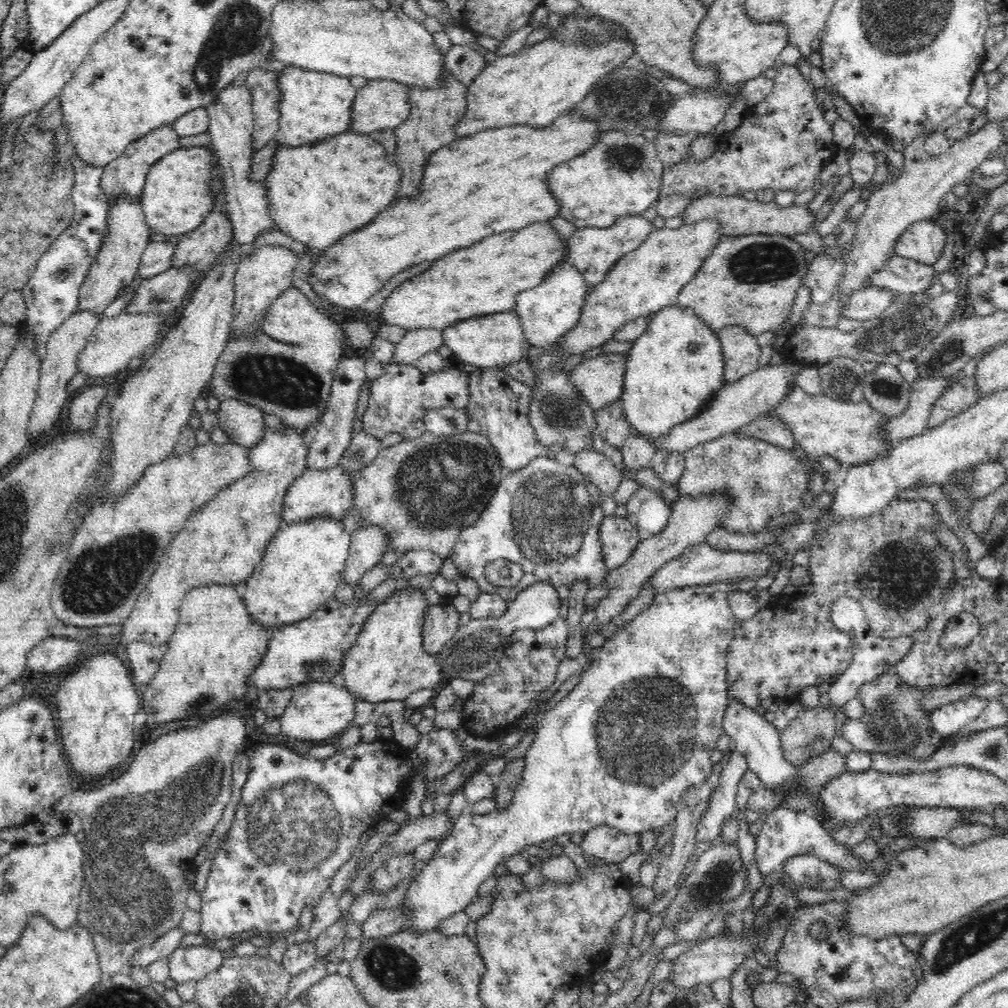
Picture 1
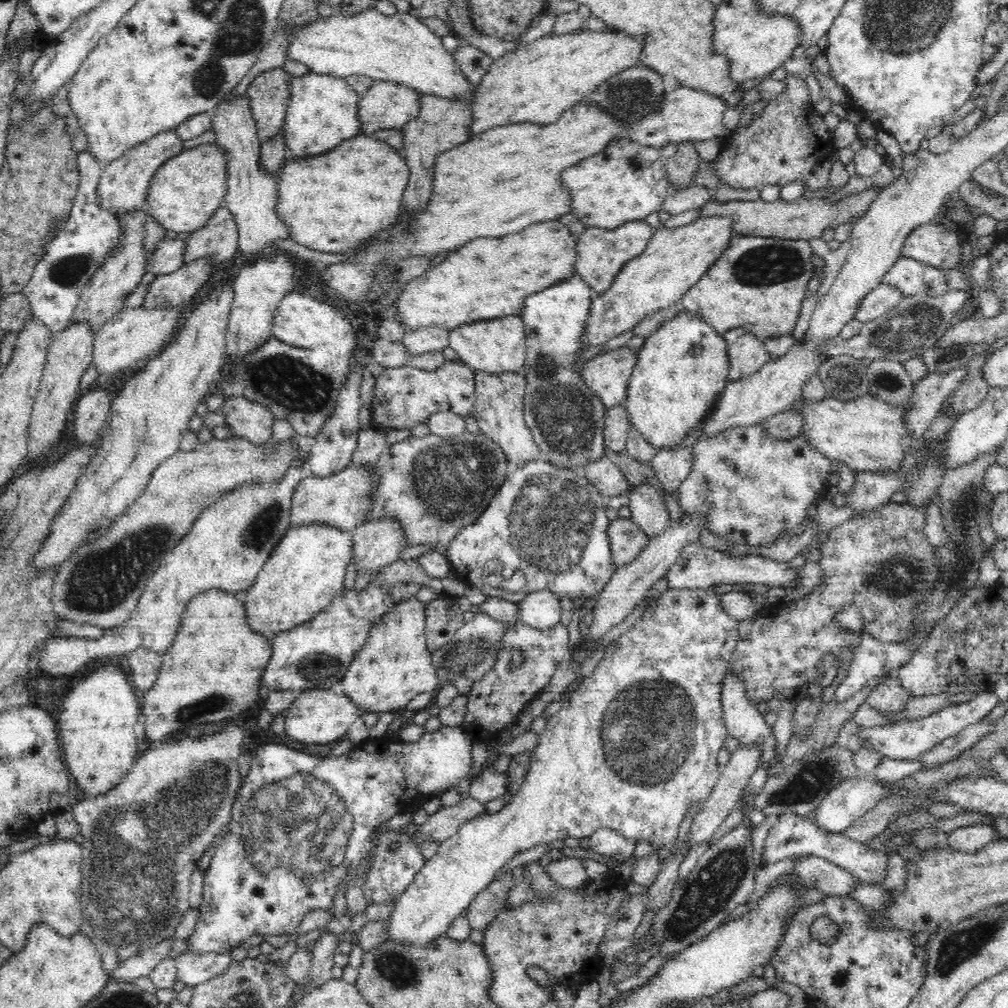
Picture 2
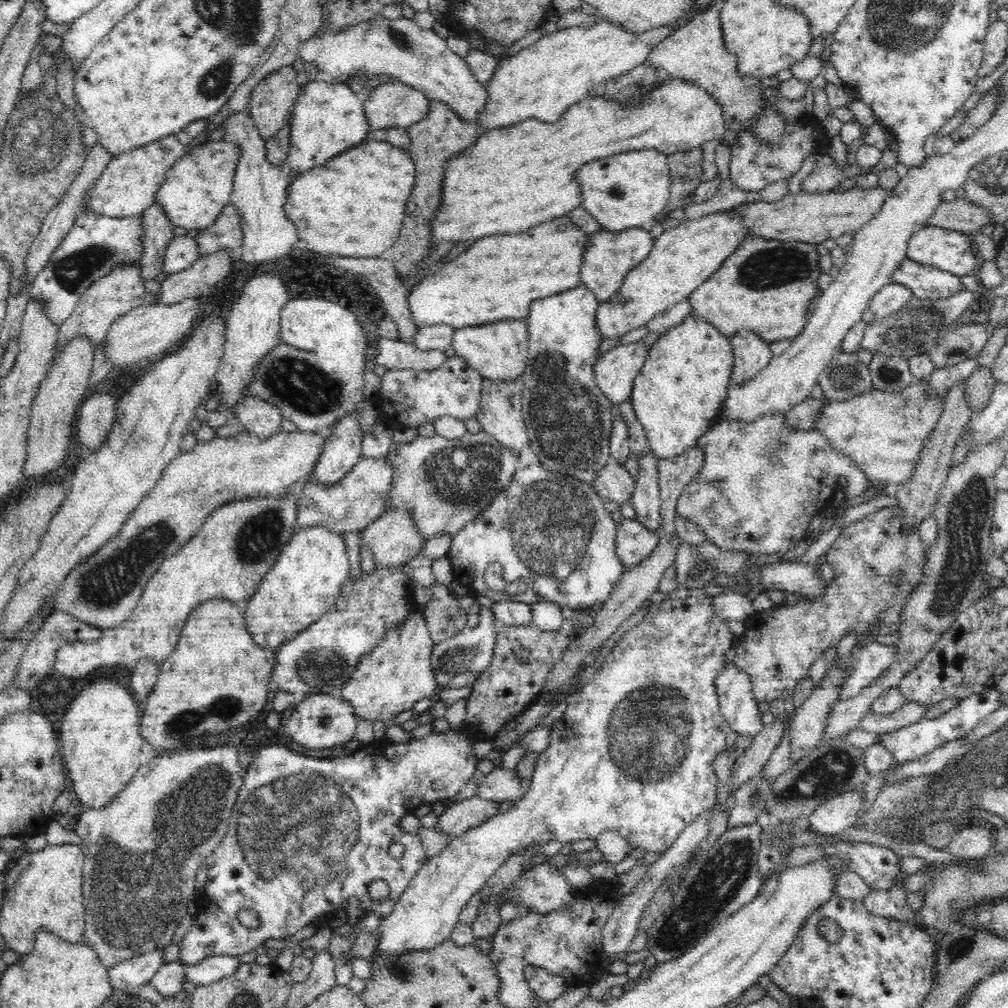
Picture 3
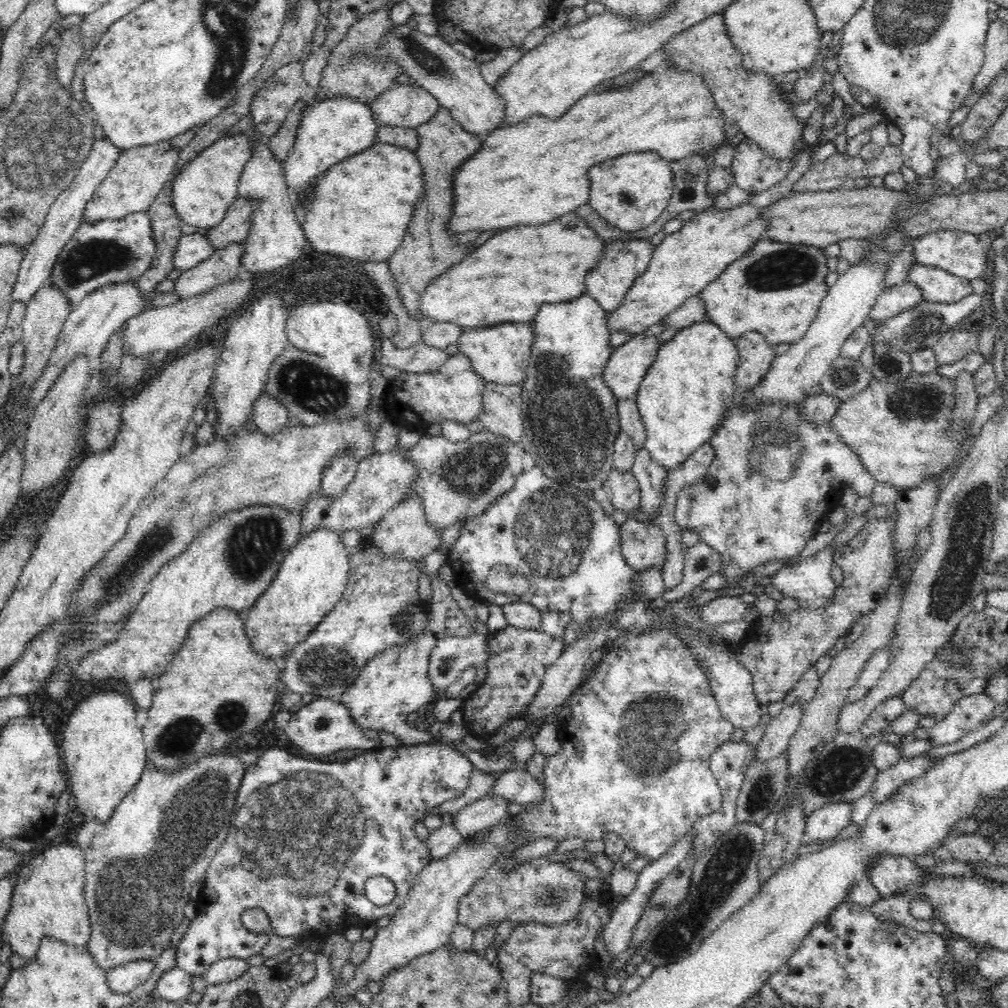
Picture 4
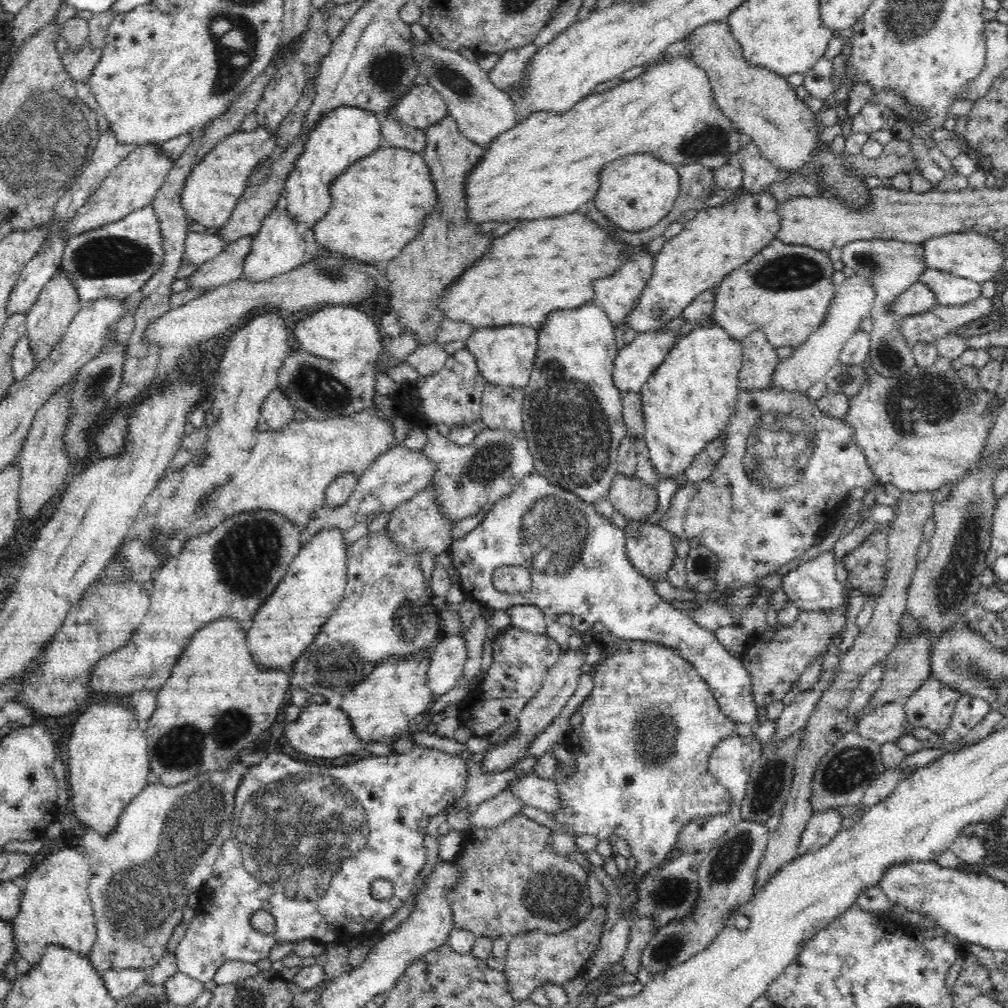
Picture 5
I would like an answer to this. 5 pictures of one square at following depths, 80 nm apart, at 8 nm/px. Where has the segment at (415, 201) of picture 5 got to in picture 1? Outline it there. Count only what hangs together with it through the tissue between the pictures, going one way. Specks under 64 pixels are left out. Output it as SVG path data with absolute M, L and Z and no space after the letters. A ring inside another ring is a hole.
M352 131L309 145L298 145L298 148L280 142L273 154L272 168L263 180L269 198L268 214L275 222L274 226L315 250L324 250L332 246L332 242L340 240L346 232L368 224L380 210L384 210L384 206L395 200L400 181L401 170L386 154L384 147L368 134Z

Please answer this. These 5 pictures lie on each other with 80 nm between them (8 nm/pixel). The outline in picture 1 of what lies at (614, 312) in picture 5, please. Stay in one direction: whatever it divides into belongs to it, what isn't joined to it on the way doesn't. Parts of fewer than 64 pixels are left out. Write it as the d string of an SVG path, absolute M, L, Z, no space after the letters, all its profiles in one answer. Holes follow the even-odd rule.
M625 214L619 216L612 226L580 227L570 235L567 240L568 252L566 260L584 276L585 281L590 285L602 282L608 270L616 264L619 258L636 250L641 242L654 230L654 226L641 214Z

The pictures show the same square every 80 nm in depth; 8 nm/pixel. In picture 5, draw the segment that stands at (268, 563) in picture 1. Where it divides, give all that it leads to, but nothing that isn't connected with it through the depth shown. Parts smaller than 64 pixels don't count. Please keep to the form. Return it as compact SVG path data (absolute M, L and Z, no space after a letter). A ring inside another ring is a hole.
M322 529L301 546L272 594L265 598L248 630L248 646L254 661L264 668L290 672L293 662L312 644L313 638L340 606L347 587L347 545L343 531Z

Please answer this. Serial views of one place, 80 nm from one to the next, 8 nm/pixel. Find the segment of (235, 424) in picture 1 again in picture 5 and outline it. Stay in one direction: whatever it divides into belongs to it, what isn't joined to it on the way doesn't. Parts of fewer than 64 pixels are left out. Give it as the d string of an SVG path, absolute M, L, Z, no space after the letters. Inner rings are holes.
M276 388L263 400L261 417L268 424L269 430L280 430L294 420L296 411L297 408L289 401L289 398Z

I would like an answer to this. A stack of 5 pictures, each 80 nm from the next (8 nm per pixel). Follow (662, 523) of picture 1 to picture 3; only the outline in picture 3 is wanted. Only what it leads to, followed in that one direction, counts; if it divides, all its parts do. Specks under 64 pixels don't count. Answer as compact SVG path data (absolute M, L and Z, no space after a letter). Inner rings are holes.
M652 454L638 456L643 470L637 476L636 490L631 506L636 510L636 521L652 532L661 528L661 495L659 490L657 459Z

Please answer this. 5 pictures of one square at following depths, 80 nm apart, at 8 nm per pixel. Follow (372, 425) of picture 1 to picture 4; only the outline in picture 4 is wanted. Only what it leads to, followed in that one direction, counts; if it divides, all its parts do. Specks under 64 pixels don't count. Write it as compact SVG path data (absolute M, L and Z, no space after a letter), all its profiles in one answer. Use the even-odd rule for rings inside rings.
M458 352L448 356L446 362L434 372L402 371L389 381L387 395L403 404L398 418L404 422L412 424L415 420L425 420L441 424L442 421L456 421L466 425L476 419L481 411L485 383L474 370L470 359L463 352Z

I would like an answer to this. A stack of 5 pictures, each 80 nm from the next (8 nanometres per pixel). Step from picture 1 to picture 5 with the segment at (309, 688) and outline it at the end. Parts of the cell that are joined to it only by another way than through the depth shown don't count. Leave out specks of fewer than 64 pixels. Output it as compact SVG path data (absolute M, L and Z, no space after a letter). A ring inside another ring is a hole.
M328 702L306 704L301 709L298 718L286 726L286 738L290 740L290 745L294 750L312 758L330 758L332 760L356 753L358 750L362 750L362 748L369 750L375 756L392 756L392 754L397 754L395 750L380 741L372 741L371 743L362 741L354 733L346 712L340 709L340 707L332 708Z

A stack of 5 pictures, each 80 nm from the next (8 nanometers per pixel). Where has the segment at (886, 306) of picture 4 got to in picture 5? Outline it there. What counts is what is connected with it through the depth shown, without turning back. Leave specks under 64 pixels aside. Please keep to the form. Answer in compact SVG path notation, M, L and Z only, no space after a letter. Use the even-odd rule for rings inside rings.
M920 282L899 294L889 306L895 318L902 318L912 313L923 313L926 309L937 305L935 294Z

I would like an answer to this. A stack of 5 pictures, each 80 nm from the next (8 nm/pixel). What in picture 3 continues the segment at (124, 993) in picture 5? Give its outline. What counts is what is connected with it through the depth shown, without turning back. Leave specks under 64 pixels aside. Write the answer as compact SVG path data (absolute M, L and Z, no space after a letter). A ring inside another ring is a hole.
M164 949L154 950L116 964L108 970L111 986L114 990L134 992L141 985L151 982L163 966L163 958Z

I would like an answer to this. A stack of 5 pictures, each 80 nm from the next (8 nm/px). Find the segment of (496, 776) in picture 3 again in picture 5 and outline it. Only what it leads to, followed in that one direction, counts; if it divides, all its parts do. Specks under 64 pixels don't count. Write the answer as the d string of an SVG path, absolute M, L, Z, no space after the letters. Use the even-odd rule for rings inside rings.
M526 773L512 781L509 788L522 802L544 812L554 814L561 805L557 786L552 779L540 778L534 773Z

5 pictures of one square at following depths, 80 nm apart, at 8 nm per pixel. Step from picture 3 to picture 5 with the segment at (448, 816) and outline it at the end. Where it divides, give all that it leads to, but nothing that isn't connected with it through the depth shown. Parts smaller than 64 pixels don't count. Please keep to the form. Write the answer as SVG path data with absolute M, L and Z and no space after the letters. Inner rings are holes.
M504 790L475 806L475 811L467 820L469 822L468 831L504 824L509 818L520 814L522 806L525 805L511 790Z

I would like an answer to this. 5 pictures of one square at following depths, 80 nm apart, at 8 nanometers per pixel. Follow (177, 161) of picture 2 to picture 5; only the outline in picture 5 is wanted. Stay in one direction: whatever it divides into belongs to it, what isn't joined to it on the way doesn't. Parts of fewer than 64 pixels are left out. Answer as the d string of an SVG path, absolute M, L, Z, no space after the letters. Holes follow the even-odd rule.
M258 126L252 132L238 130L218 141L203 159L190 171L180 193L181 207L191 222L206 227L221 227L232 216L238 199L248 188L247 182L253 170L265 158L275 157L279 151L276 132Z

